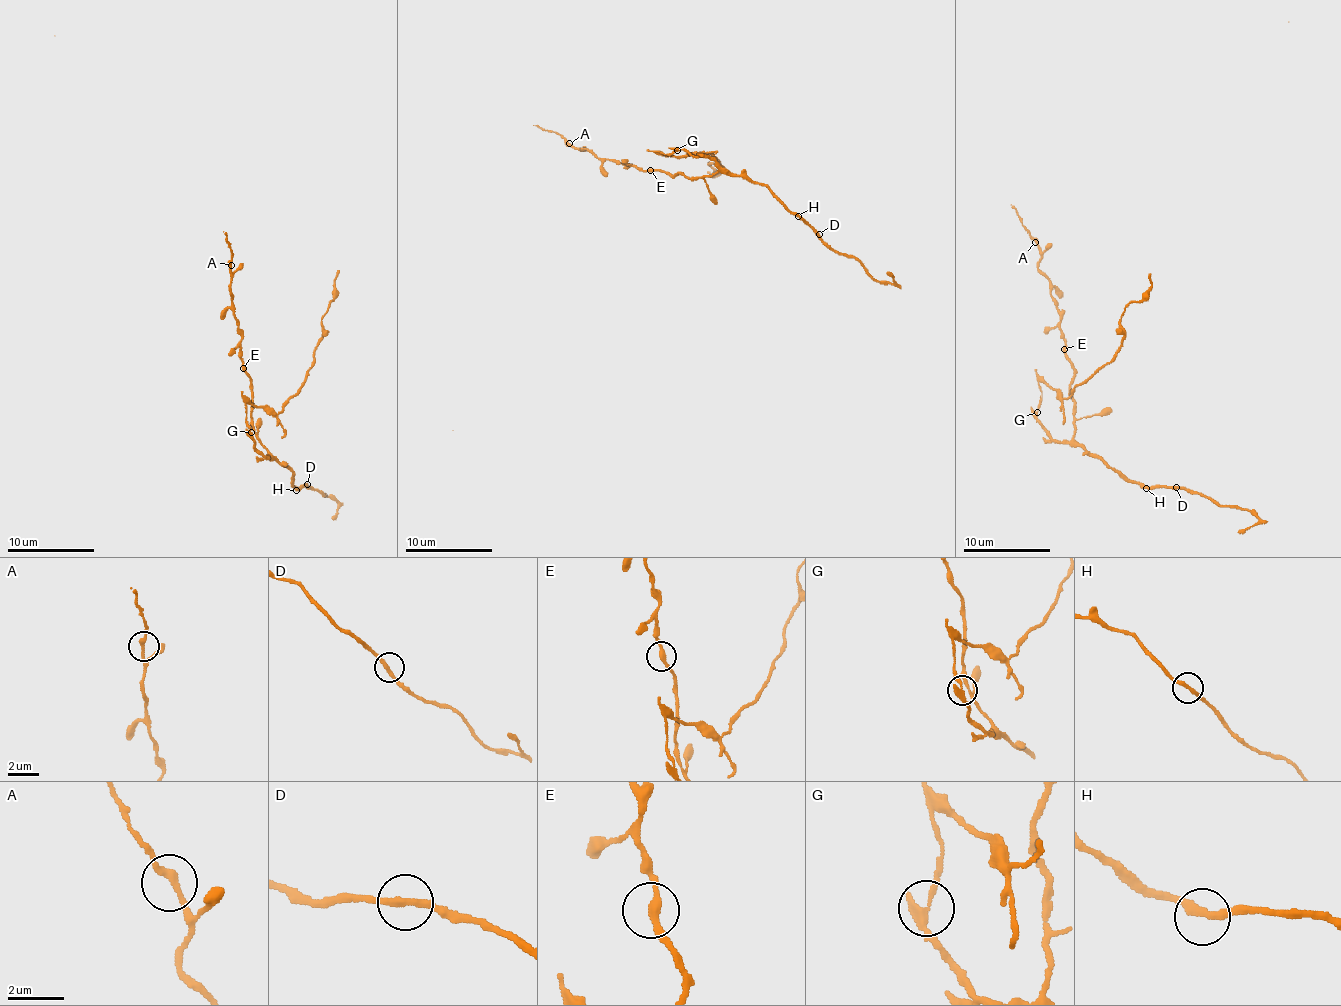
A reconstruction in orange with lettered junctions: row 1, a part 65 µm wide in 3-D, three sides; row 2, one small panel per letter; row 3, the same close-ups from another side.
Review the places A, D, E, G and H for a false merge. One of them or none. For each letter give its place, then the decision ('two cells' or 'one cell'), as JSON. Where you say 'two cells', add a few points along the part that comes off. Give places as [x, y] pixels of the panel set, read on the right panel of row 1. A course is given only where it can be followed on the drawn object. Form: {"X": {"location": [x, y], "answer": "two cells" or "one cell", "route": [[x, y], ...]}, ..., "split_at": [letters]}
{"A": {"location": [1035, 242], "answer": "one cell"}, "D": {"location": [1176, 487], "answer": "one cell"}, "E": {"location": [1064, 349], "answer": "one cell"}, "G": {"location": [1037, 412], "answer": "two cells", "route": [[1037, 411], [1042, 382], [1066, 398], [1115, 356], [1123, 335], [1120, 315], [1144, 297], [1152, 284], [1149, 274]]}, "H": {"location": [1146, 488], "answer": "one cell"}, "split_at": ["G"]}

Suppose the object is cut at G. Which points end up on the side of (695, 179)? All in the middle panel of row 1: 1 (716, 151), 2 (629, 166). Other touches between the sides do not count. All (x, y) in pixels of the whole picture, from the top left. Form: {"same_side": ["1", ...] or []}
{"same_side": ["2"]}

